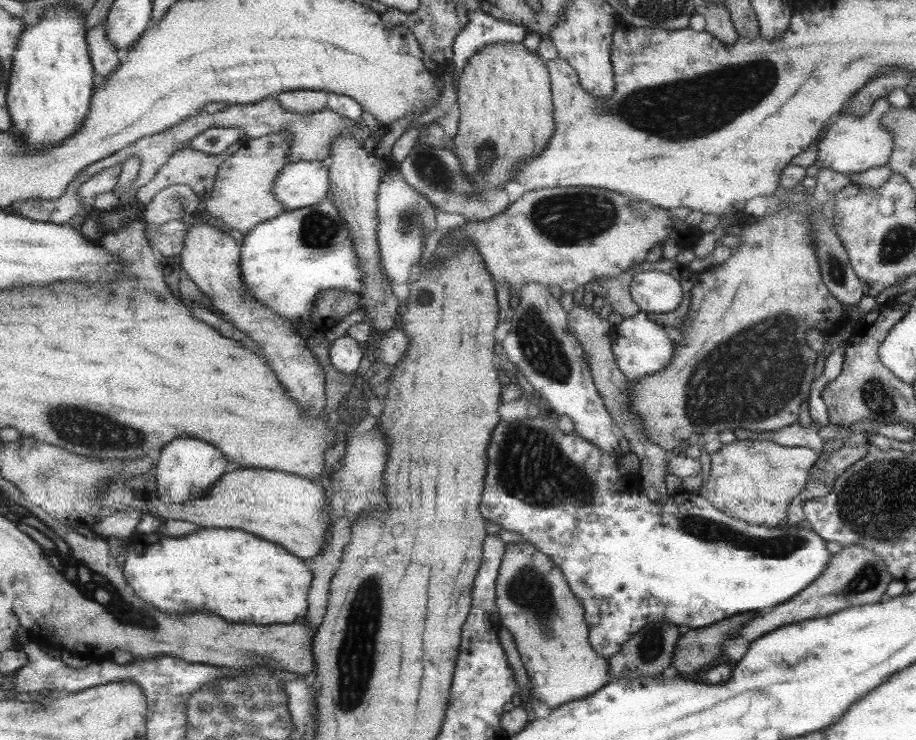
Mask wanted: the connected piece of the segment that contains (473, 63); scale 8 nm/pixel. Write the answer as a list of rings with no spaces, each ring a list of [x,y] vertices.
[[[497,43],[479,51],[477,55],[467,61],[467,67],[463,70],[458,86],[458,106],[460,108],[460,120],[457,135],[453,138],[455,154],[458,155],[463,173],[469,177],[469,181],[474,186],[485,190],[486,188],[505,188],[507,183],[514,182],[515,171],[522,162],[527,162],[534,158],[536,154],[543,152],[552,141],[556,131],[554,94],[552,93],[552,82],[549,68],[546,66],[546,60],[540,58],[535,52],[529,51],[524,43]]]

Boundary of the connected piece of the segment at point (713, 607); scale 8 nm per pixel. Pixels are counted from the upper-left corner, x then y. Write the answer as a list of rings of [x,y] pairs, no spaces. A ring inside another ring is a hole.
[[[547,416],[527,417],[526,419],[509,422],[502,419],[494,428],[490,445],[487,447],[486,488],[481,504],[483,518],[487,523],[499,524],[501,529],[521,535],[523,540],[533,544],[539,551],[547,554],[562,567],[567,583],[586,610],[586,621],[590,626],[590,641],[596,652],[609,659],[619,653],[622,646],[650,622],[669,622],[675,626],[687,626],[690,629],[702,629],[714,624],[715,621],[733,617],[749,610],[761,610],[778,605],[801,593],[807,586],[815,582],[826,566],[830,564],[831,554],[826,549],[827,542],[813,530],[795,525],[777,527],[751,526],[743,520],[730,518],[706,498],[694,492],[683,490],[677,495],[668,495],[662,501],[652,501],[644,494],[641,481],[627,473],[620,474],[617,469],[618,458],[595,446],[594,442],[583,438],[577,431],[564,434],[561,428]]]

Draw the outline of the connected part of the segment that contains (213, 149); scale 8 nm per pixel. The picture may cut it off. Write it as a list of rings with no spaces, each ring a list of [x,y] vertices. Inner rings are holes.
[[[209,128],[195,136],[184,149],[197,149],[210,155],[218,155],[236,142],[242,141],[244,135],[245,132],[241,128]]]

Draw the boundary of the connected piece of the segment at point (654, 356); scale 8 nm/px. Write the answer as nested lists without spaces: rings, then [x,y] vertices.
[[[641,310],[613,326],[609,335],[615,364],[628,381],[658,373],[659,370],[669,366],[671,357],[674,356],[675,342],[667,336],[663,326],[651,322]]]

